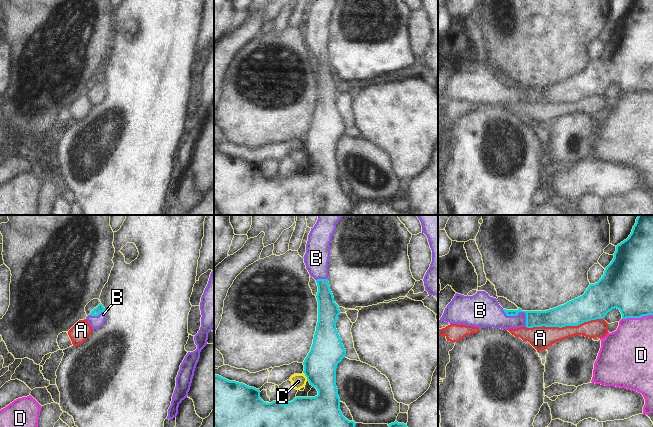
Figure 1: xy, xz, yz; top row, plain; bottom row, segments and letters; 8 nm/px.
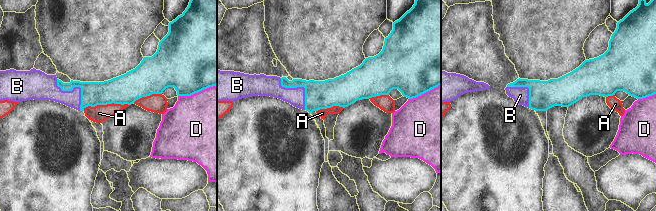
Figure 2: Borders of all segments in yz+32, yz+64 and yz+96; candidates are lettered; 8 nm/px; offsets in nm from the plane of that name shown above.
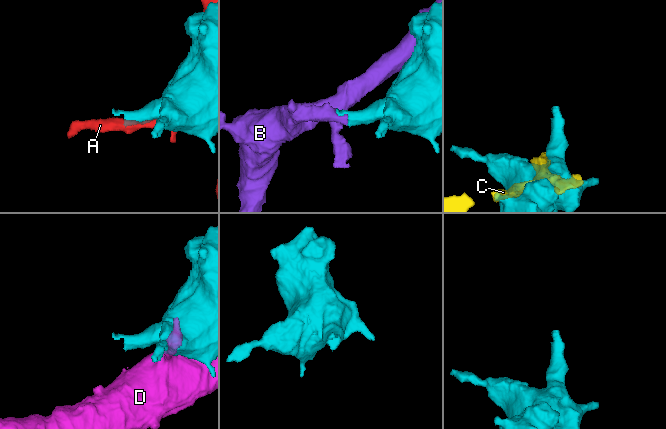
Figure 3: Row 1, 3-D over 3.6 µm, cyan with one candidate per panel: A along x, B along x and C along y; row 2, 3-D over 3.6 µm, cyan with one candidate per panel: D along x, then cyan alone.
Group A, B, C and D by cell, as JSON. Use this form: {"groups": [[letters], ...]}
{"groups": [["A"], ["B"], ["C"], ["D"]]}

